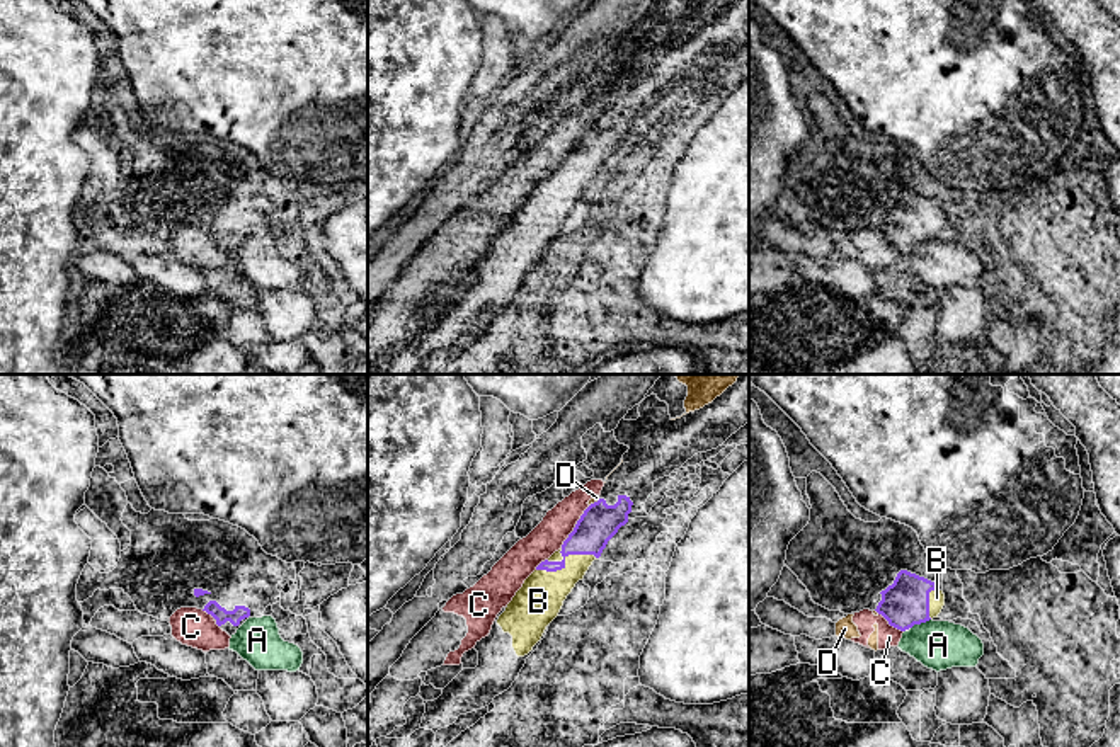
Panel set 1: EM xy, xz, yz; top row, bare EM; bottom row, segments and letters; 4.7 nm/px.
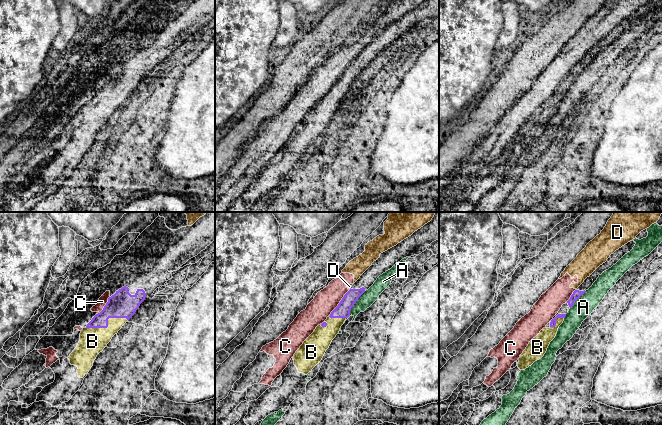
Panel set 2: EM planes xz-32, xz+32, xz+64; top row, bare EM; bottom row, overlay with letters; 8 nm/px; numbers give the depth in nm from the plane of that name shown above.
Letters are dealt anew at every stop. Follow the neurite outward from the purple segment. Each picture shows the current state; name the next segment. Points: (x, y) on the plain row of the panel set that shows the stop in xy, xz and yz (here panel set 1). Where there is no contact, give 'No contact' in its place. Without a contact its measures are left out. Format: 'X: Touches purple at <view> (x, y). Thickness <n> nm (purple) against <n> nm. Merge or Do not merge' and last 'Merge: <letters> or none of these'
A: Touches purple at yz (920, 242). Thickness 220 nm (purple) against 240 nm. Do not merge
B: Touches purple at xz (564, 179). Thickness 180 nm (purple) against 220 nm. Merge
C: Touches purple at xz (576, 145). Thickness 180 nm (purple) against 150 nm. Do not merge
D: Touches purple at xz (594, 121). Thickness 180 nm (purple) against 20 nm. Do not merge
Merge: B

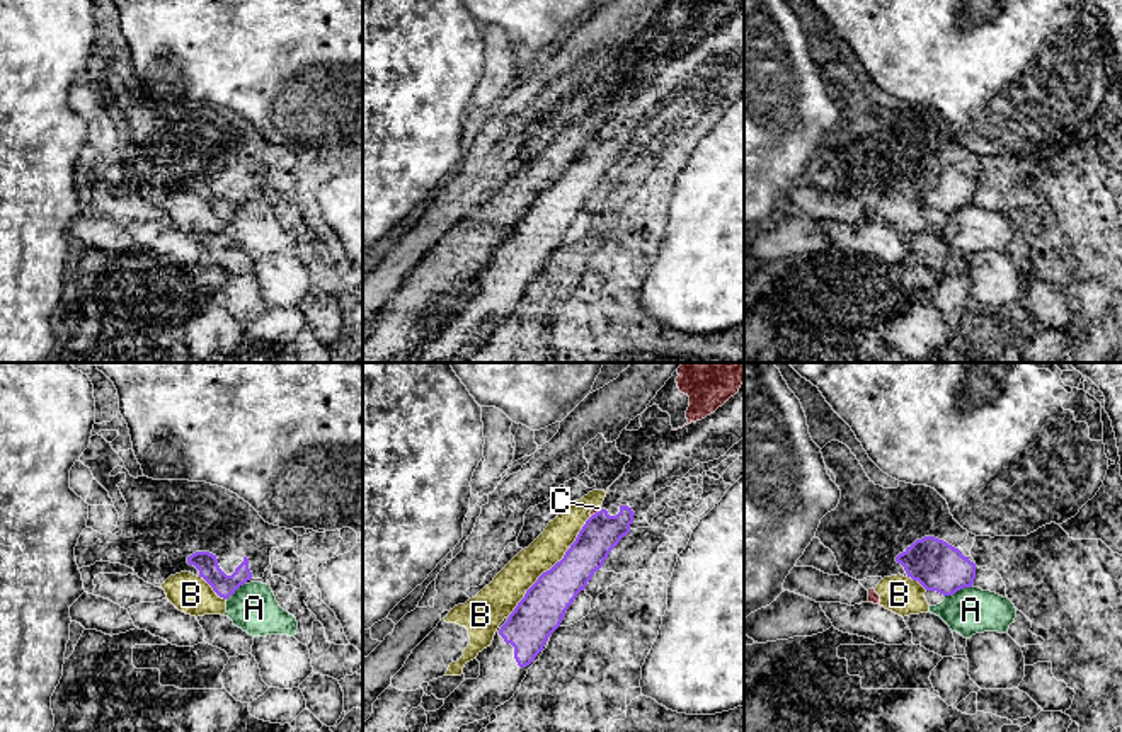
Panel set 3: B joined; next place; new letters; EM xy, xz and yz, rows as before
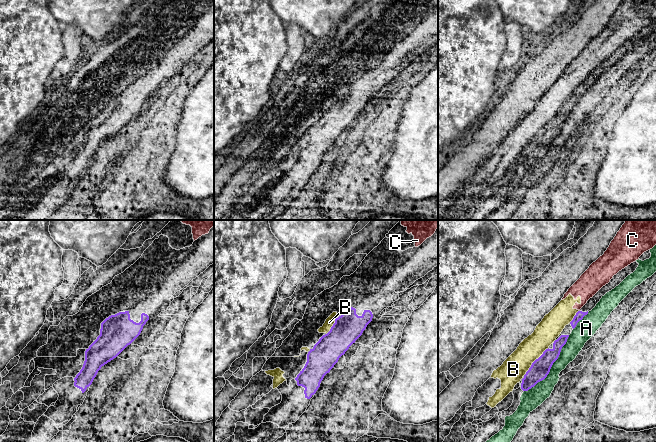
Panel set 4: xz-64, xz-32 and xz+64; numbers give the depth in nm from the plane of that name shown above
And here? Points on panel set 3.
A: Touches purple at yz (959, 208). Thickness 240 nm (purple) against 220 nm. Do not merge
B: Touches purple at xz (554, 184). Thickness 220 nm (purple) against 160 nm. Do not merge
C: Touches purple at xz (596, 131). Thickness 180 nm (purple) against 20 nm. Do not merge
Merge: none of these

